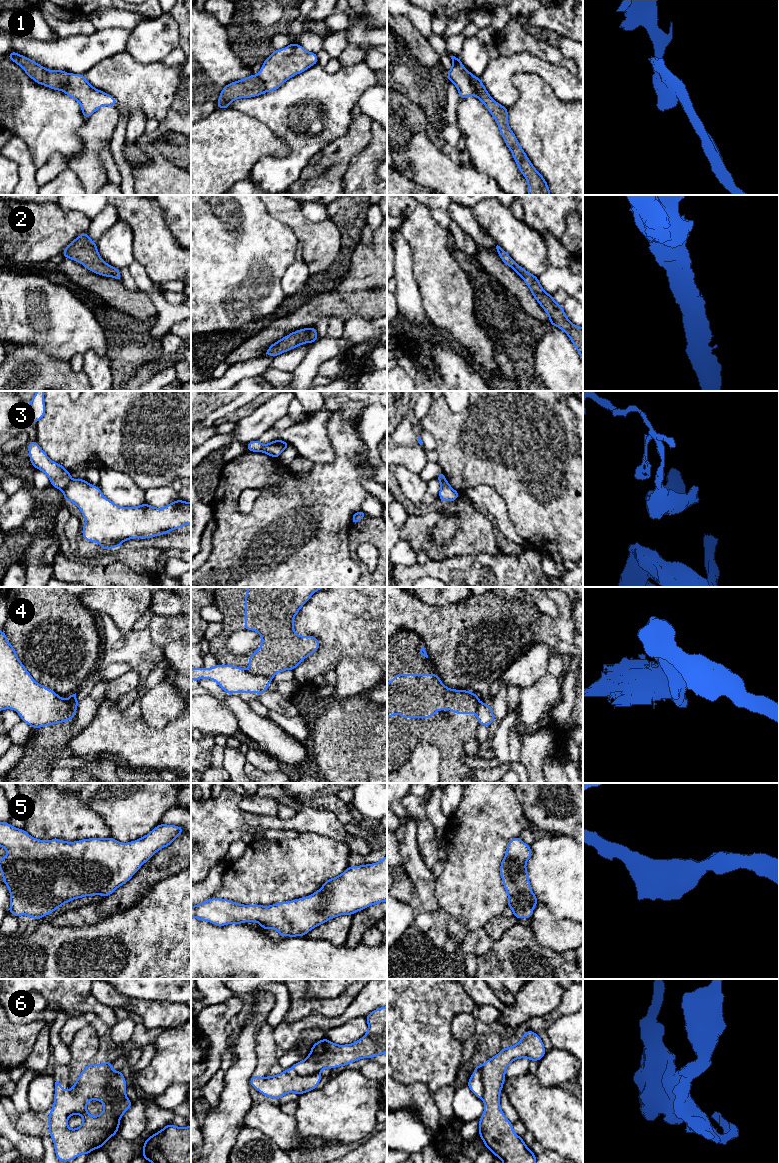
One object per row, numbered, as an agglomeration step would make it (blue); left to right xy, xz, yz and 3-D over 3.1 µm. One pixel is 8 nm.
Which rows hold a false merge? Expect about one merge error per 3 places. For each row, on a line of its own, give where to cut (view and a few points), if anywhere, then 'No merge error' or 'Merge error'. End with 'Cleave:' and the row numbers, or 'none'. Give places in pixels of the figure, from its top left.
1: Split along yz (465, 69), (472, 80), (476, 95). Merge error
2: No split. No merge error
3: Split along xy (72, 479), (62, 490). Merge error
4: Split along xz (247, 670), (266, 676), (271, 680). Merge error
5: No split. No merge error
6: Split along yz (479, 1066), (483, 1098). Merge error
Cleave: 1, 3, 4, 6

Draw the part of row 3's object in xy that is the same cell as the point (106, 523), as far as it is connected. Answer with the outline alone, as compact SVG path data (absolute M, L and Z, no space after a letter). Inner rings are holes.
M72 479L64 488L63 495L64 500L74 503L85 518L82 528L83 539L98 543L103 551L119 547L129 539L152 538L191 524L191 502L180 499L162 508L147 503L135 507L122 507L107 499L98 486L88 483L85 479Z

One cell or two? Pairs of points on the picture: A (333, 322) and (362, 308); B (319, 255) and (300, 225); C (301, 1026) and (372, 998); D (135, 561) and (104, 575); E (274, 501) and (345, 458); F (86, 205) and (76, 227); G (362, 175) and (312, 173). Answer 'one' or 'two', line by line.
A: two
B: one
C: one
D: two
E: one
F: two
G: two

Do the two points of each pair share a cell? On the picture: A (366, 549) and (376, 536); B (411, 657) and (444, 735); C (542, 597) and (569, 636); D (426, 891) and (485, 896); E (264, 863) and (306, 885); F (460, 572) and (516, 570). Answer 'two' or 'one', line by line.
A: two
B: one
C: two
D: two
E: one
F: one

